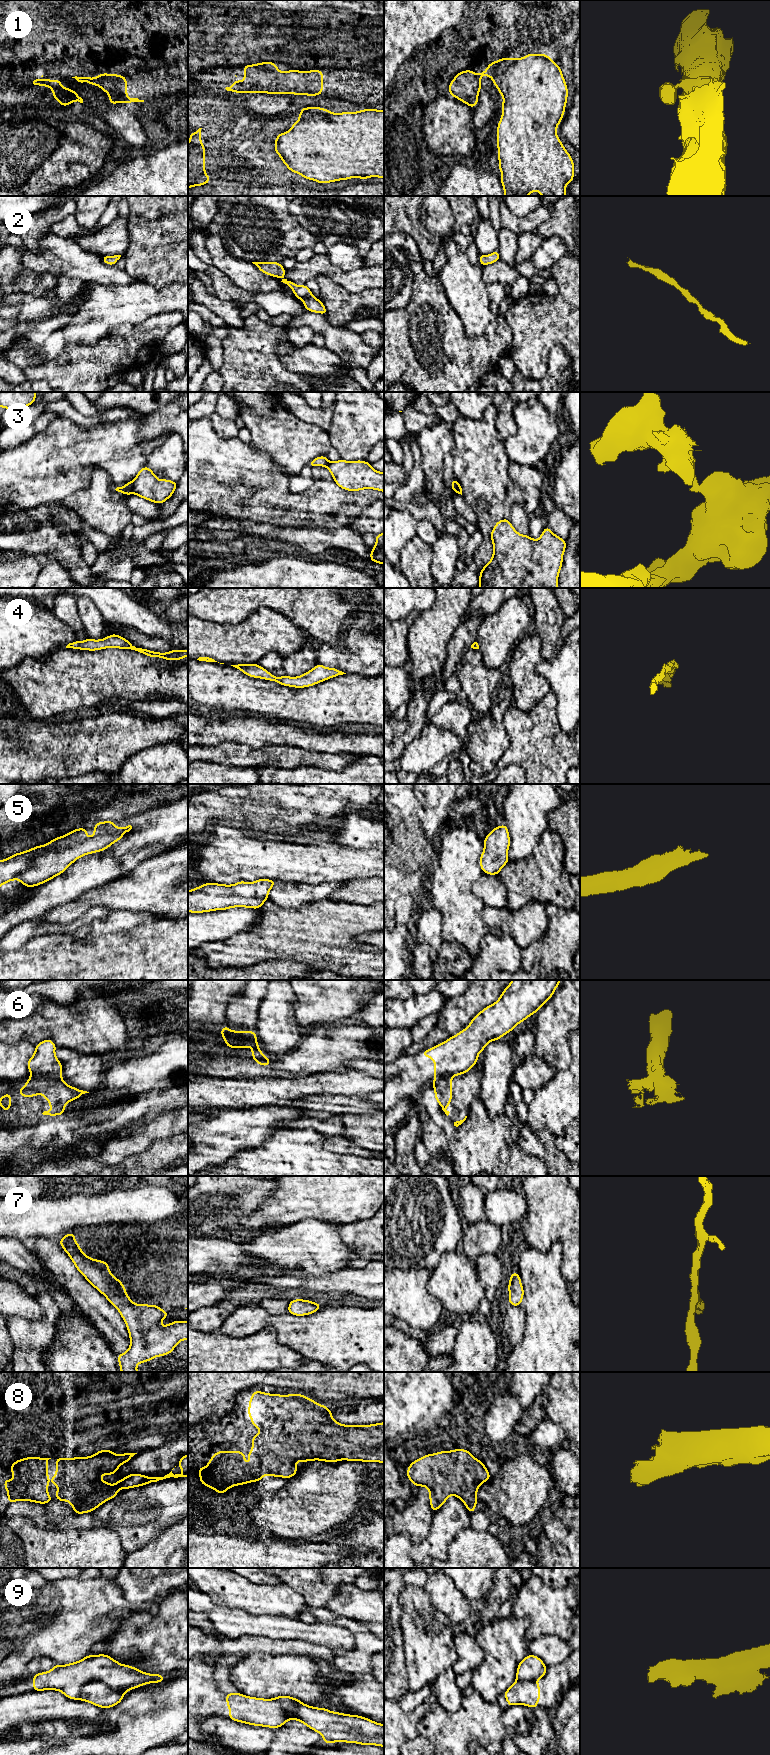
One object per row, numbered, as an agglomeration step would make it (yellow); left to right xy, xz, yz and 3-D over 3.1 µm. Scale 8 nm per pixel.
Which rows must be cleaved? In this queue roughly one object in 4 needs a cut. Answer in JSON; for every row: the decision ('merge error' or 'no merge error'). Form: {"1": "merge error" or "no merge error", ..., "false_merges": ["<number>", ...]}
{"1": "merge error", "2": "no merge error", "3": "merge error", "4": "no merge error", "5": "no merge error", "6": "merge error", "7": "no merge error", "8": "no merge error", "9": "merge error", "false_merges": ["1", "3", "6", "9"]}

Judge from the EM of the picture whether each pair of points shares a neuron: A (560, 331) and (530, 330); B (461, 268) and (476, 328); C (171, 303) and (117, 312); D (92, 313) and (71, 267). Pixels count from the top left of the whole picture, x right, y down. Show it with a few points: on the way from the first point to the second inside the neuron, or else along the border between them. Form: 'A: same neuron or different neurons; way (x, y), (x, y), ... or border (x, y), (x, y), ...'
A: same neuron; way (553, 330), (537, 330)
B: same neuron; way (463, 283), (466, 292), (475, 302), (475, 313)
C: same neuron; way (158, 303), (130, 303)
D: different neurons; border (84, 281), (107, 284)

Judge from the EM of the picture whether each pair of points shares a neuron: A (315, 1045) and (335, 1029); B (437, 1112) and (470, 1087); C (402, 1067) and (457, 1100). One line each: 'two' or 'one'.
A: one
B: one
C: two

